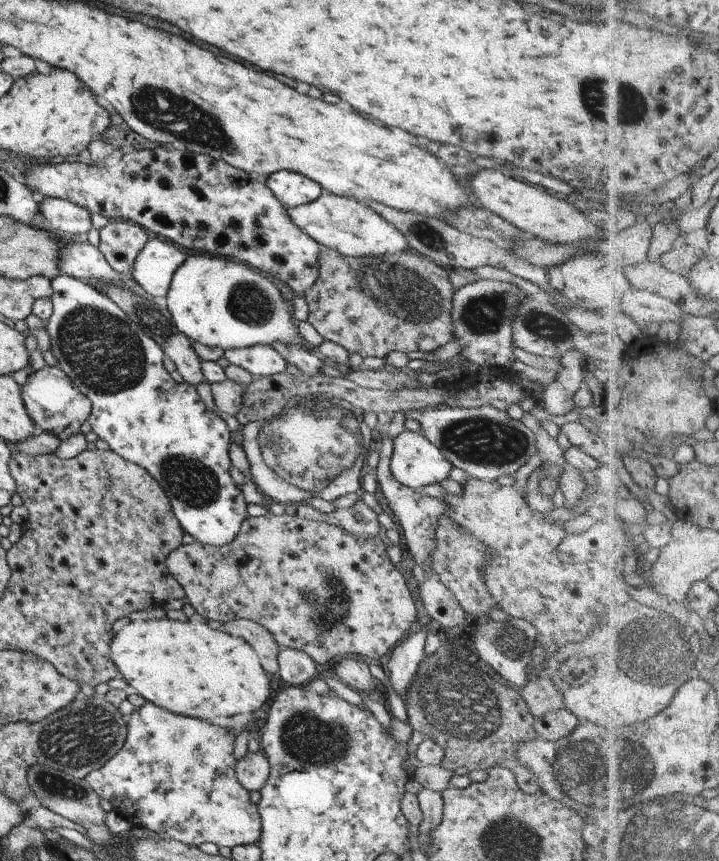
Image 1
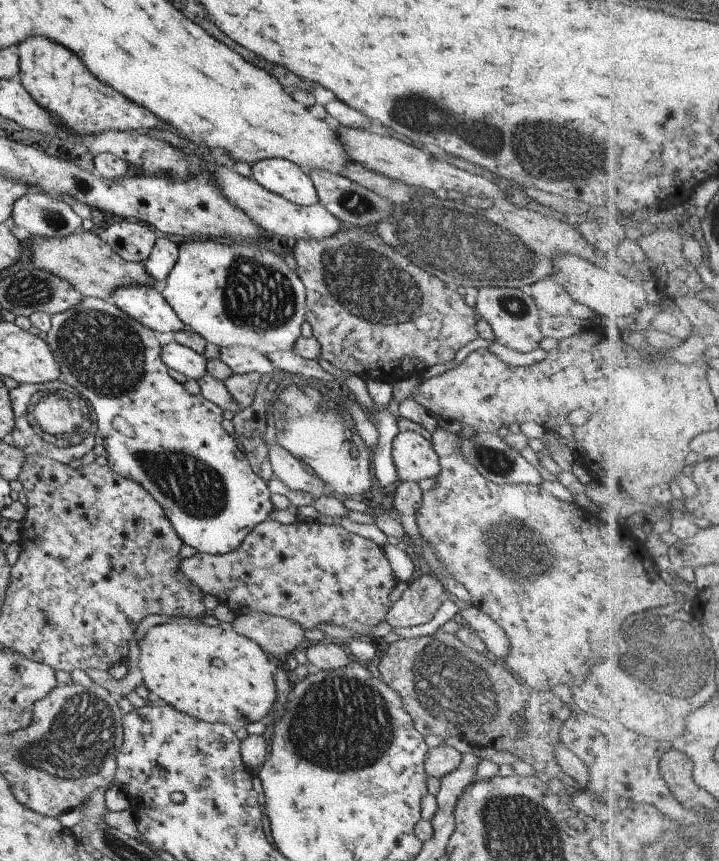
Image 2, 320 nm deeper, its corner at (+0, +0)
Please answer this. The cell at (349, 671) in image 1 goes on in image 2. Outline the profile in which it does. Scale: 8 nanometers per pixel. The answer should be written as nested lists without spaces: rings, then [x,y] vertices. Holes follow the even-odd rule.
[[[310,643],[302,646],[308,663],[317,671],[338,671],[349,659],[343,648],[333,643]]]

